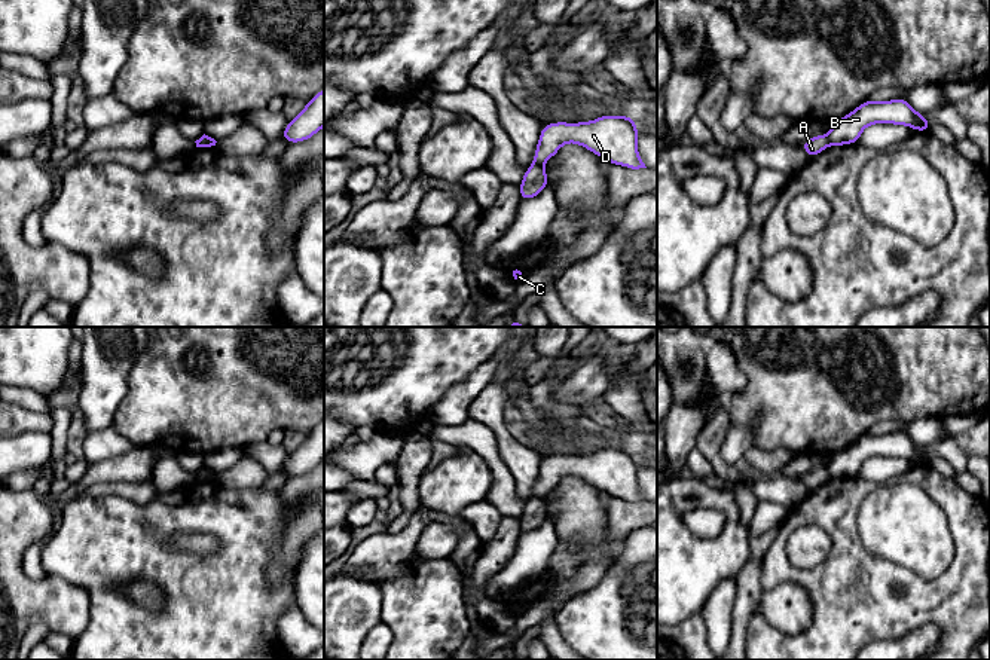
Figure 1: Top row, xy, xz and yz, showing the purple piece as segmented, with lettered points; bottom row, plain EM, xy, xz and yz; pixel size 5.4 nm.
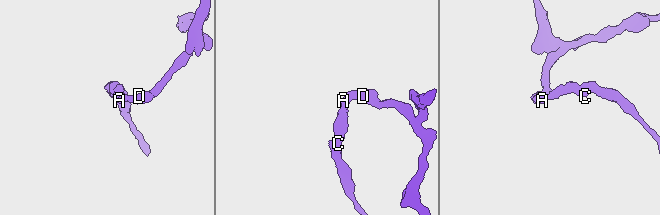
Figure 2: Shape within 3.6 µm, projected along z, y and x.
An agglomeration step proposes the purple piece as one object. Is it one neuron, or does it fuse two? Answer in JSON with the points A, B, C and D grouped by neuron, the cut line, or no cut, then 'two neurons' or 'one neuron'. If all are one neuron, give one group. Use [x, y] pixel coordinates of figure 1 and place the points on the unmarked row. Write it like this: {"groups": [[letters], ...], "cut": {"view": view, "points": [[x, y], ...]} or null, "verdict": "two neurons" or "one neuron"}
{"groups": [["A", "D"], ["B", "C"]], "cut": {"view": "yz", "points": [[825, 468], [830, 477]]}, "verdict": "two neurons"}

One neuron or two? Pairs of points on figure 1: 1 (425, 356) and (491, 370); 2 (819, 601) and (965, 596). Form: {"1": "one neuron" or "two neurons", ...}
{"1": "two neurons", "2": "one neuron"}

